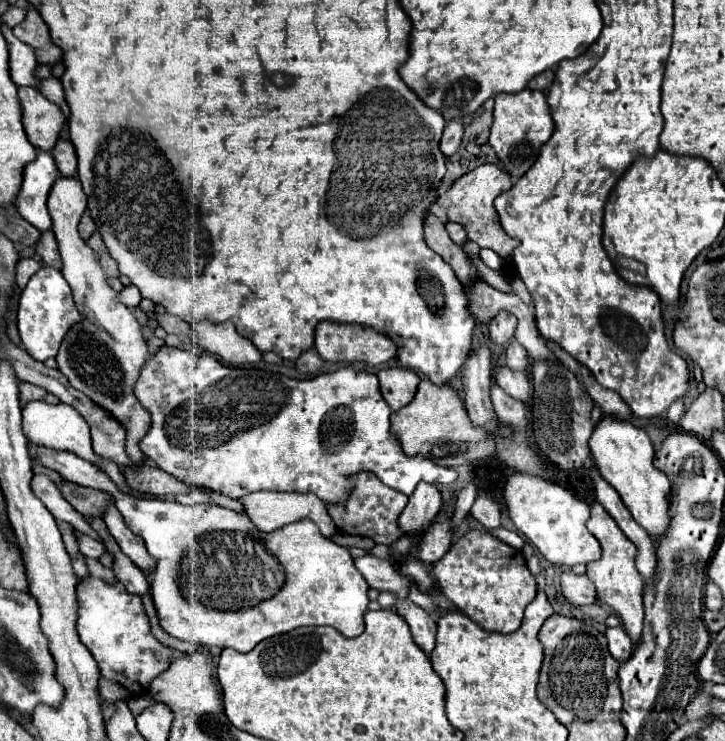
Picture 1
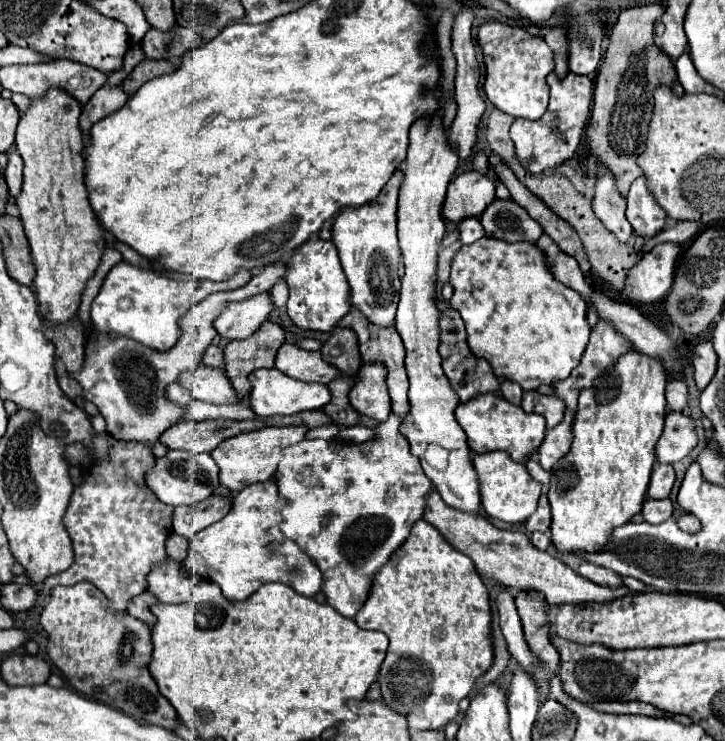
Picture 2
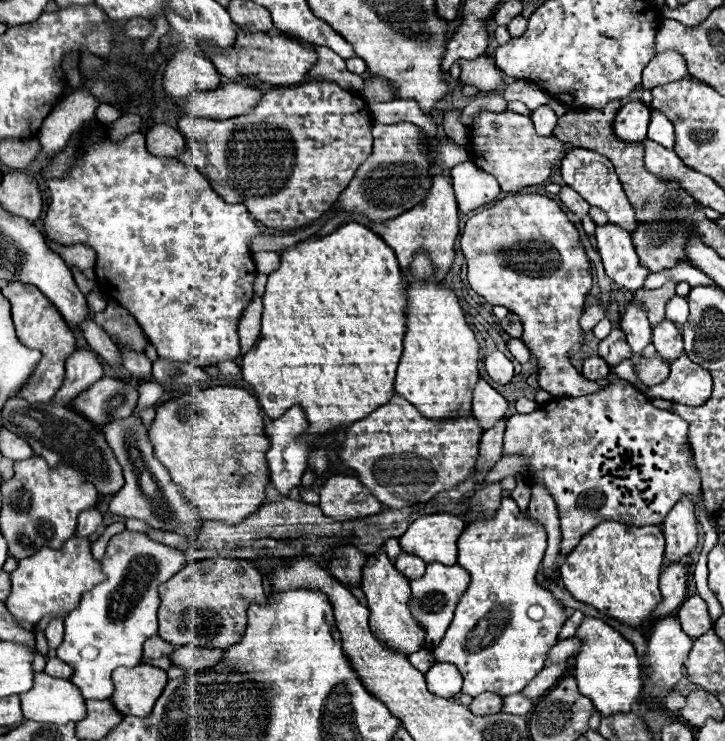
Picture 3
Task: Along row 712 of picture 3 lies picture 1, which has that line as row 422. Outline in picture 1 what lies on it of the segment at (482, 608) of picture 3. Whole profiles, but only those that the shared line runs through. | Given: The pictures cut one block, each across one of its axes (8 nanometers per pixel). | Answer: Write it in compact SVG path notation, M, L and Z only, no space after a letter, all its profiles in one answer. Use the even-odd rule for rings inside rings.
M496 382L490 386L494 412L502 422L510 422L518 432L526 432L526 404L510 398Z

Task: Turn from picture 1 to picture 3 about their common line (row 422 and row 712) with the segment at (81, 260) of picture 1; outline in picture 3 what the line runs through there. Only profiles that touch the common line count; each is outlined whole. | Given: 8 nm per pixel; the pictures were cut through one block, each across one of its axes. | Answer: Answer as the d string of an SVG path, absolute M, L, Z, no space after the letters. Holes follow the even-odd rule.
M140 664L134 668L114 670L112 682L116 690L110 700L118 712L124 716L148 716L162 694L168 676L164 670Z

